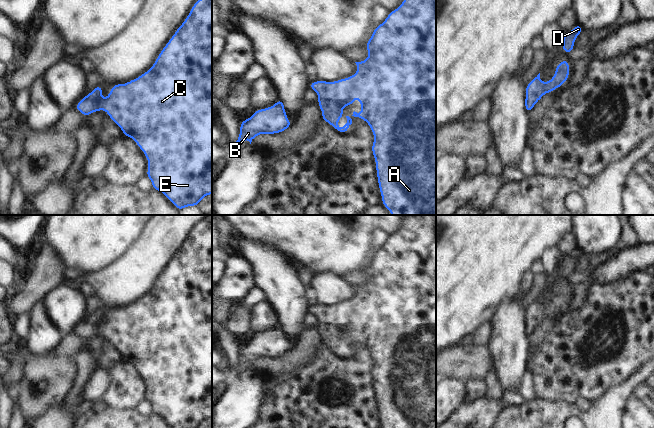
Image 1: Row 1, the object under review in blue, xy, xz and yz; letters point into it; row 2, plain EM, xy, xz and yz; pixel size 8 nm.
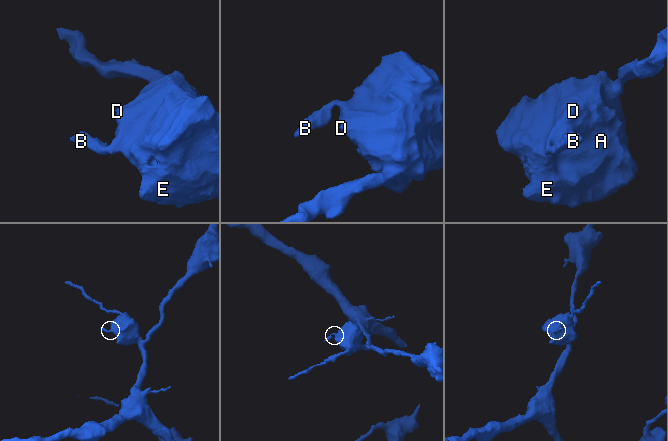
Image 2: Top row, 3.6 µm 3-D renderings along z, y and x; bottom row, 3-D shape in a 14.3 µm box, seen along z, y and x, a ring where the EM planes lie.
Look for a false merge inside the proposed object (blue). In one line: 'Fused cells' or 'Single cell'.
Single cell.

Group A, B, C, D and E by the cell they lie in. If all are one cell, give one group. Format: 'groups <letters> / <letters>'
groups A B C D E

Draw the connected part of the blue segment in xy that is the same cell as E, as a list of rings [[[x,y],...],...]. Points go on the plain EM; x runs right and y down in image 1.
[[[208,215],[194,227],[184,246],[169,263],[148,295],[125,308],[113,309],[106,323],[102,322],[102,315],[103,312],[97,309],[77,327],[75,332],[83,340],[89,340],[96,335],[106,335],[110,343],[120,351],[123,358],[136,366],[148,384],[146,400],[152,406],[152,413],[161,415],[172,428],[199,428],[205,420],[212,418],[212,215]]]

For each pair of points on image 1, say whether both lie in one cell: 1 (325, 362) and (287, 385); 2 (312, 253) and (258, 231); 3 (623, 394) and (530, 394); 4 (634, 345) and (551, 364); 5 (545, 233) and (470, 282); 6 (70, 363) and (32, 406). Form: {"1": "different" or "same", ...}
{"1": "same", "2": "same", "3": "different", "4": "same", "5": "same", "6": "same"}

